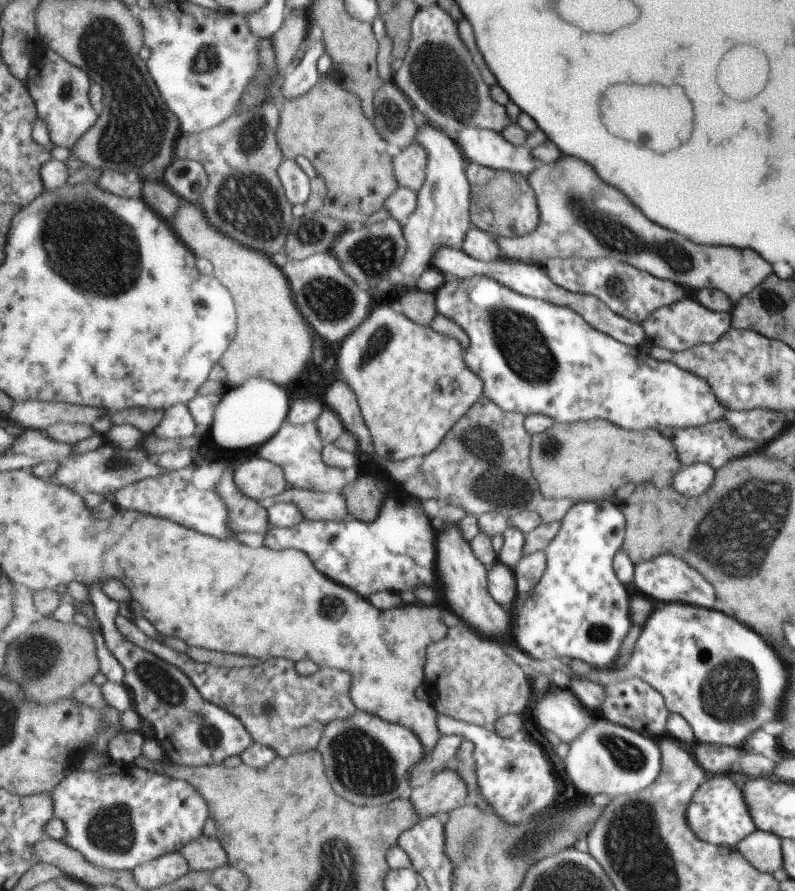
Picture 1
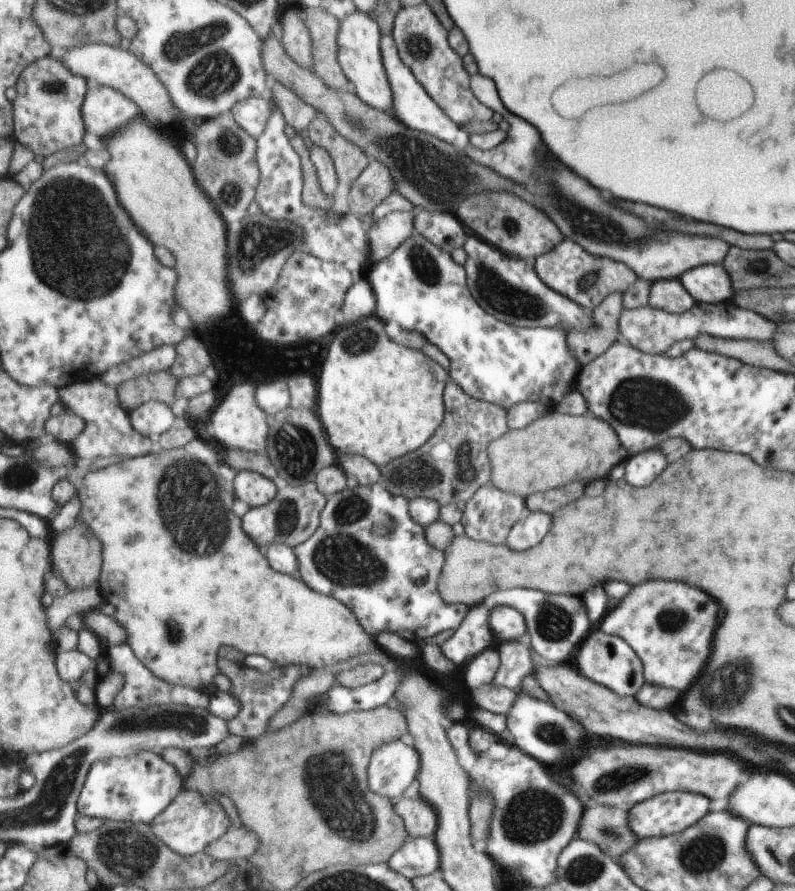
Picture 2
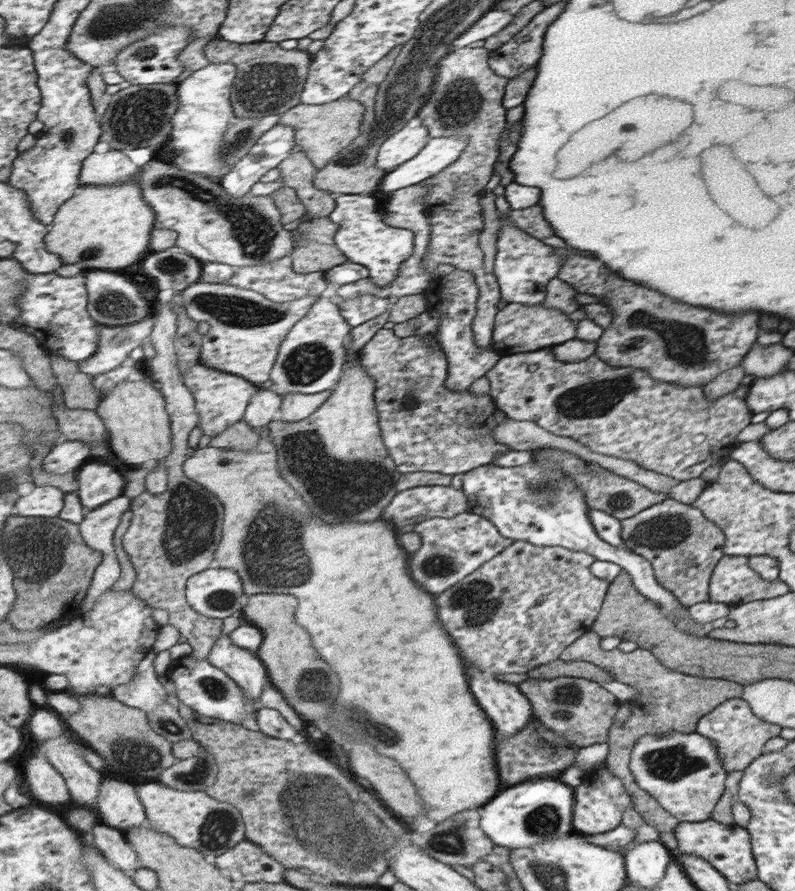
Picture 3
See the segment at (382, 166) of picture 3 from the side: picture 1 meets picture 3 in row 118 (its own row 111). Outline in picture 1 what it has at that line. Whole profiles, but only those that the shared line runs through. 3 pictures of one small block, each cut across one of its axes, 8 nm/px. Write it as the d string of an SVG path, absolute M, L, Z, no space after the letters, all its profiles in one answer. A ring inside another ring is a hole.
M422 112L413 113L413 122L417 125L414 142L424 150L426 158L424 182L423 186L415 191L415 206L402 225L404 253L395 270L396 278L391 282L391 289L396 284L406 289L414 288L421 271L431 266L429 258L433 247L448 246L460 250L467 223L470 222L471 208L474 205L471 200L471 186L463 168L464 157L457 144L446 132L433 126Z

